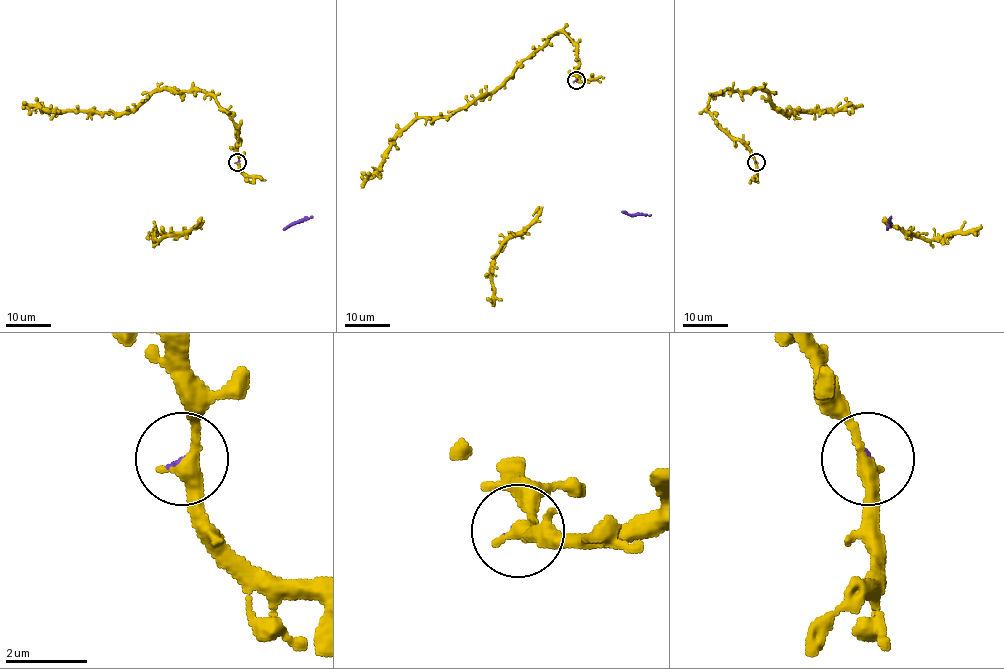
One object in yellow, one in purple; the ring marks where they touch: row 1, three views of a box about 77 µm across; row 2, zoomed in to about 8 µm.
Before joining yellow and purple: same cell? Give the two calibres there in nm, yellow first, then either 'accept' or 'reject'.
320/90 nm | reject

